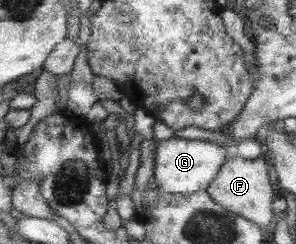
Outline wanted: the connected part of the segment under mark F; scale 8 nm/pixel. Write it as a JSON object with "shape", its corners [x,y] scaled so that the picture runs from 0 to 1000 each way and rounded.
{"shape":[[[777,639],[753,680],[750,709],[703,779],[730,828],[892,934],[905,934],[926,910],[926,885],[932,885],[926,811],[936,807],[936,783],[939,775],[919,754],[909,664],[892,656],[892,639],[865,656],[831,656],[818,639]]]}

